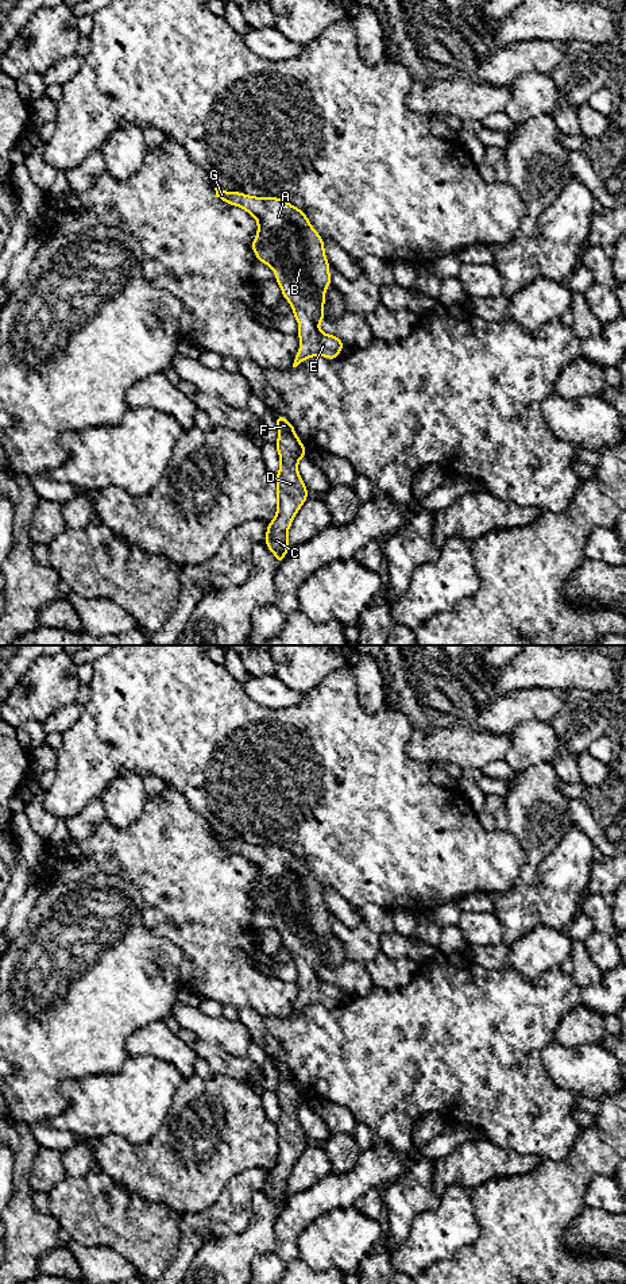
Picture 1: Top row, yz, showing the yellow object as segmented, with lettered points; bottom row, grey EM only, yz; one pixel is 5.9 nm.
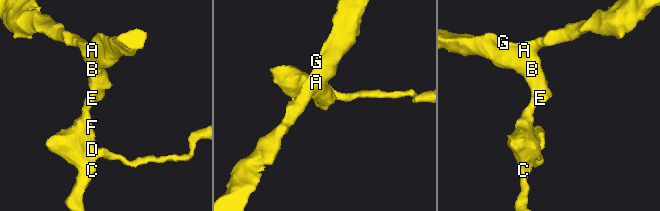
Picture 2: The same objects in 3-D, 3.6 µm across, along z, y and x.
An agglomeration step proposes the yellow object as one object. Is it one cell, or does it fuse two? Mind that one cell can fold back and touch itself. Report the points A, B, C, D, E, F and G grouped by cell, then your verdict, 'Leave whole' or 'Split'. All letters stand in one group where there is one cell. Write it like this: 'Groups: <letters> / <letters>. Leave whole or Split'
Groups: A B C D E F G. Leave whole

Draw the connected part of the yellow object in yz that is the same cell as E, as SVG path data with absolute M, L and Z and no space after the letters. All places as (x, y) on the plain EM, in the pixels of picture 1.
M217 834L215 838L215 845L246 857L258 868L258 883L251 891L251 897L255 899L258 910L267 911L274 918L282 942L291 952L293 963L300 973L298 987L302 994L295 1003L293 1015L314 1003L336 1007L344 990L337 984L322 982L318 976L318 971L326 967L322 955L325 937L332 932L329 910L325 906L324 888L310 874L304 859L277 845L260 847L237 840L228 841Z

